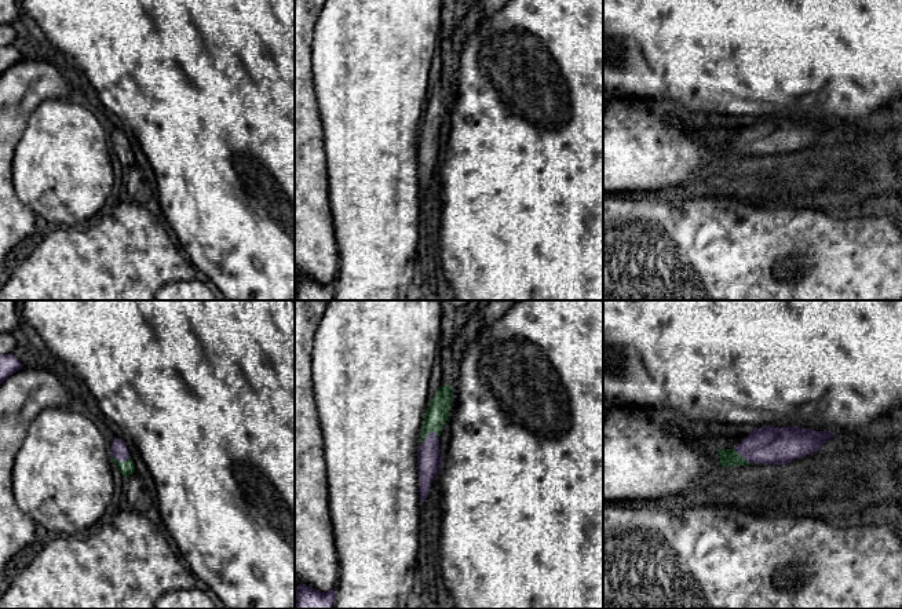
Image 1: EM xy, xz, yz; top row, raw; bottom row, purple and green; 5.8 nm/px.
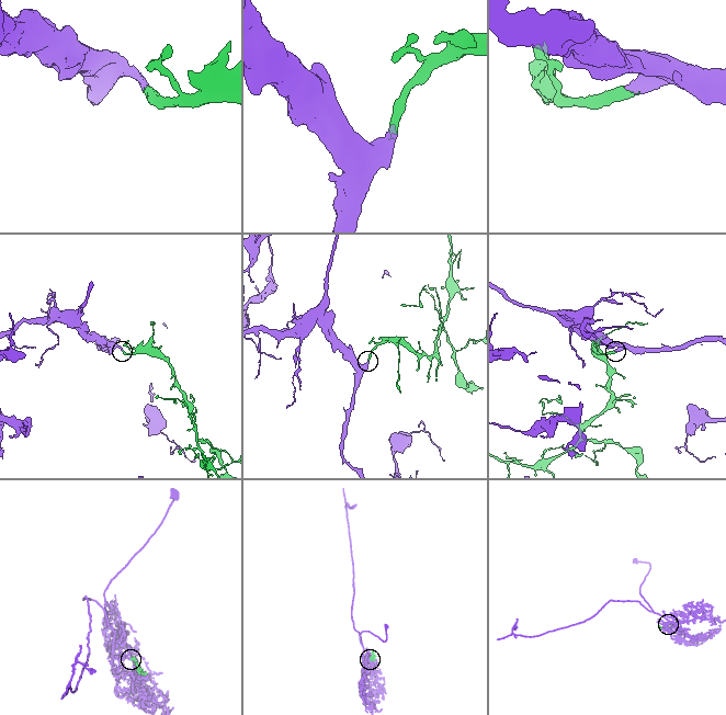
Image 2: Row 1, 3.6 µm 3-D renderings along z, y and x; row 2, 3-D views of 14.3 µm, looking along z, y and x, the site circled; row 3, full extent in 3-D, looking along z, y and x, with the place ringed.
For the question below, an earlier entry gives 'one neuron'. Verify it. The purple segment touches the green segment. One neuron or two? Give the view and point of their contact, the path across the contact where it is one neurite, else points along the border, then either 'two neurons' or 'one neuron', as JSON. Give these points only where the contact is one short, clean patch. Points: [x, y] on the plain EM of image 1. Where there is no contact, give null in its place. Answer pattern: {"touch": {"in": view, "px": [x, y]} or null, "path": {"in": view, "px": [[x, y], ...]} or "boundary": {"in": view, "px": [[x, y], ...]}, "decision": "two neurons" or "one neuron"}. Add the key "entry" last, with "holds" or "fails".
{"touch": {"in": "xz", "px": [427, 127]}, "path": {"in": "xz", "px": [[428, 149], [427, 127], [437, 105]]}, "decision": "one neuron", "entry": "holds"}

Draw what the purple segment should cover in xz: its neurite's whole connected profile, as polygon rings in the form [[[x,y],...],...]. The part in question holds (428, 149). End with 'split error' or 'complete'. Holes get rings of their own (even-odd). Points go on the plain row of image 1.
[[[452,74],[441,77],[426,101],[421,130],[417,141],[419,185],[420,196],[427,190],[431,175],[439,163],[442,146],[439,143],[439,127],[449,113],[449,102],[453,95]]]; split error

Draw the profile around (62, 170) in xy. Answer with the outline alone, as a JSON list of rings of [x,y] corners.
[[[58,98],[39,105],[15,147],[12,183],[18,198],[55,226],[72,227],[99,212],[114,185],[110,136],[87,102]]]

